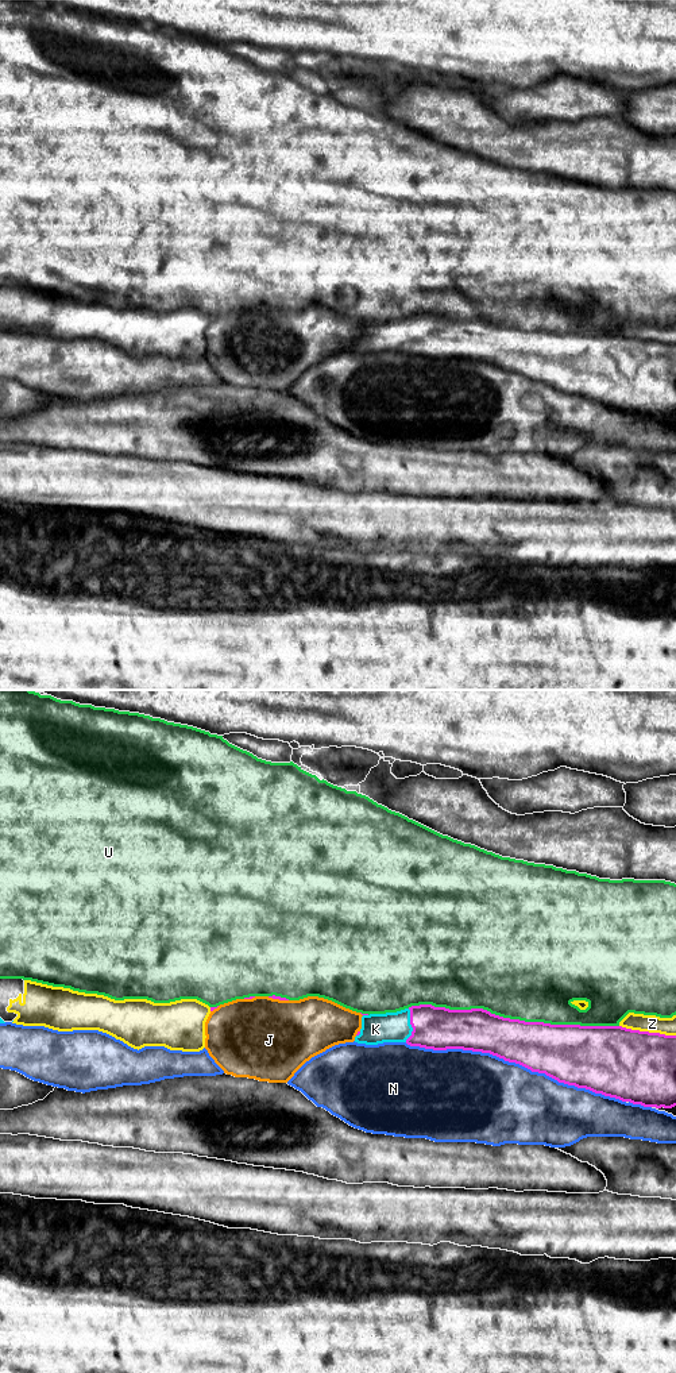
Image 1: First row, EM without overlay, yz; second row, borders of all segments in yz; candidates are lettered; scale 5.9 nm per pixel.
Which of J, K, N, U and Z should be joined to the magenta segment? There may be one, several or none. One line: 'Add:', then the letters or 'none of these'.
Add: K

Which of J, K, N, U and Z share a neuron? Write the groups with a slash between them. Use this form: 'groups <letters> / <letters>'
groups J / K / N / U / Z

